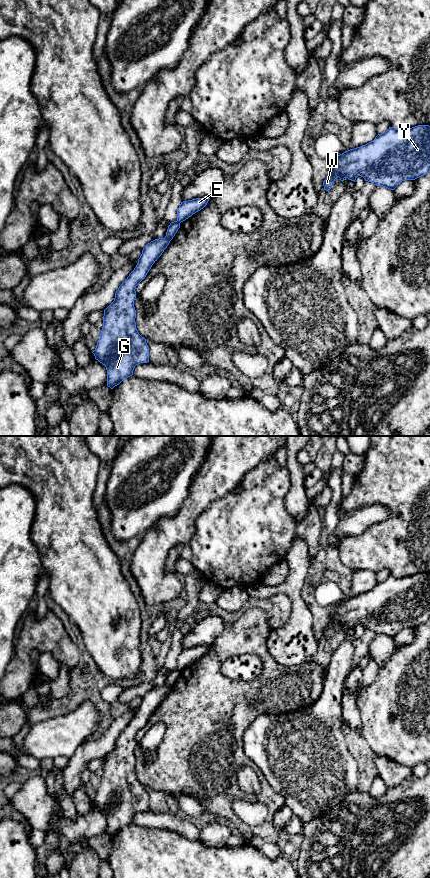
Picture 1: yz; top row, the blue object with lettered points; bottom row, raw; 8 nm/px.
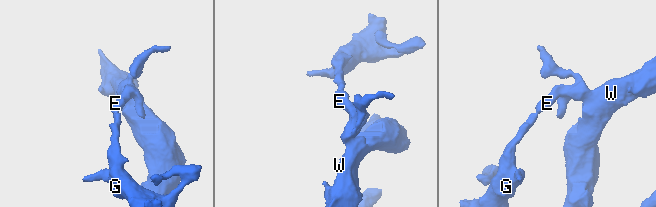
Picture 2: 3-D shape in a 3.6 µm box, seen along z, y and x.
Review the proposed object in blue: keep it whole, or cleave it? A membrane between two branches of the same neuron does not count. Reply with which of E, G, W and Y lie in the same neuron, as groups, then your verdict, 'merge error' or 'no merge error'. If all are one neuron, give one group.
E W Y / G | merge error

